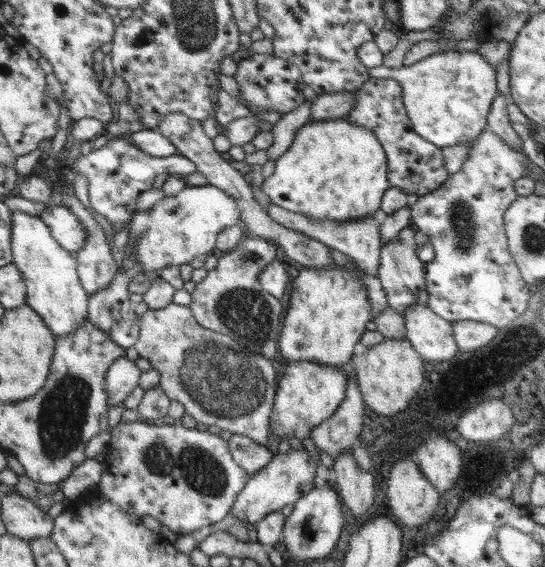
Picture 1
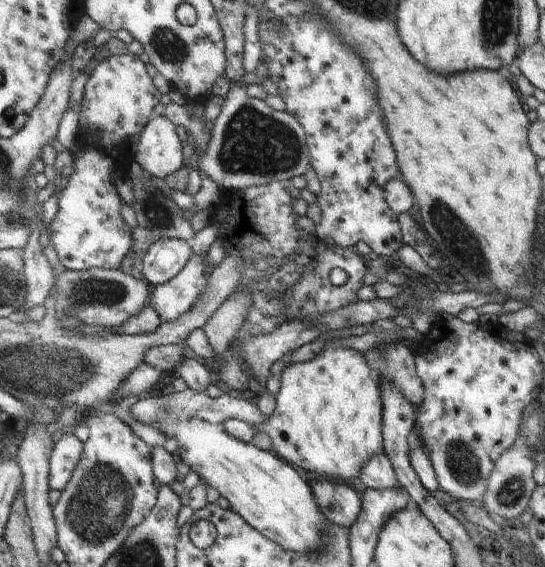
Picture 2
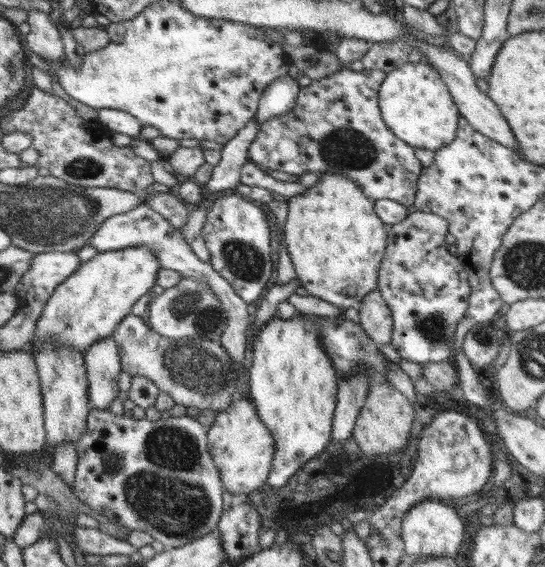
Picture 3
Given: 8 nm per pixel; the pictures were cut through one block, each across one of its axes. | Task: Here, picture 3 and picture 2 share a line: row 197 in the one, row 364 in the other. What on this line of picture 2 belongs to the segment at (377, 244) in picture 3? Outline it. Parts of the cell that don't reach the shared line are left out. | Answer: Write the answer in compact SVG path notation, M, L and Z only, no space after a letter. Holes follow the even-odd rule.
M338 347L330 348L330 350L323 350L315 354L314 358L305 360L304 362L297 362L296 364L287 364L284 370L282 370L280 380L280 390L275 395L276 408L274 412L268 418L262 426L252 426L256 431L262 431L272 441L272 447L274 453L285 460L287 463L294 464L294 466L300 466L304 470L310 470L310 472L316 472L316 474L322 474L330 481L339 481L348 485L357 486L358 476L360 476L360 468L364 466L364 462L374 456L376 452L383 449L383 436L381 433L382 426L382 399L380 396L380 385L376 379L376 374L370 370L370 366L366 364L366 358L362 356L360 352L350 347Z

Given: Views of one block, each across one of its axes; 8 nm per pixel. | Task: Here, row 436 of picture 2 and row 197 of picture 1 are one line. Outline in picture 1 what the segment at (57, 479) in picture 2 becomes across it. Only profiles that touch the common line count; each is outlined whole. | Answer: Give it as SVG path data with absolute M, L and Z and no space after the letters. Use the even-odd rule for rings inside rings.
M66 188L57 196L66 208L69 208L83 224L87 237L83 247L77 251L77 273L89 294L99 288L106 288L114 278L118 268L108 247L106 235L92 214L80 203L73 188Z

